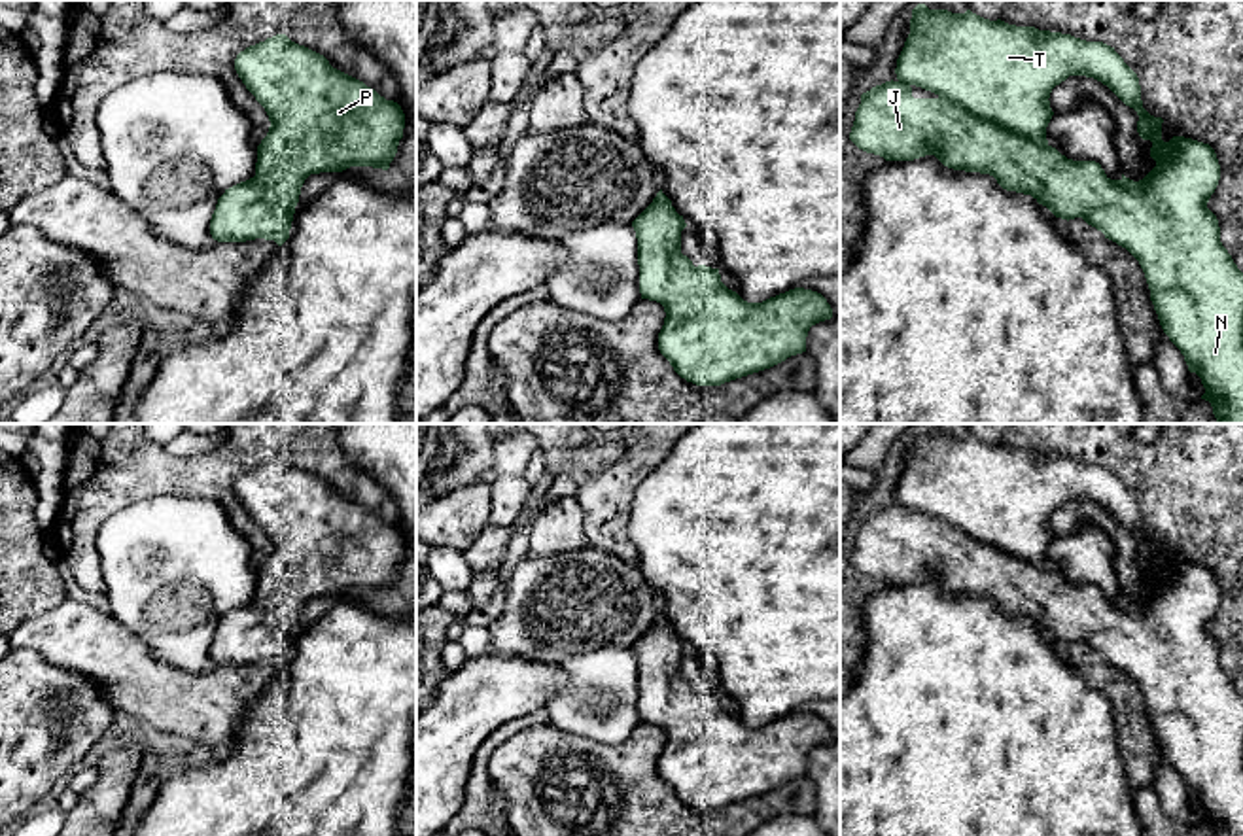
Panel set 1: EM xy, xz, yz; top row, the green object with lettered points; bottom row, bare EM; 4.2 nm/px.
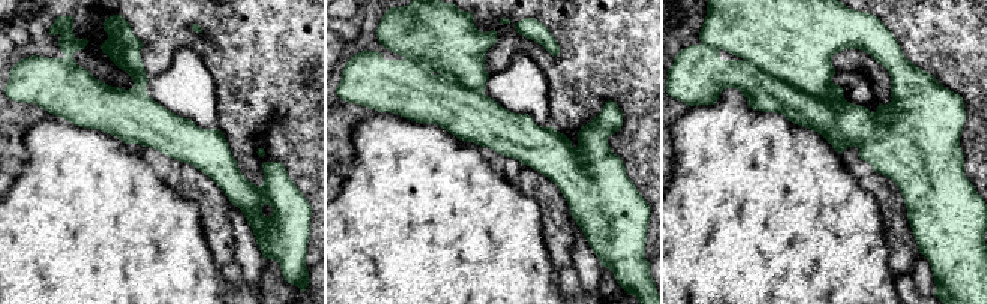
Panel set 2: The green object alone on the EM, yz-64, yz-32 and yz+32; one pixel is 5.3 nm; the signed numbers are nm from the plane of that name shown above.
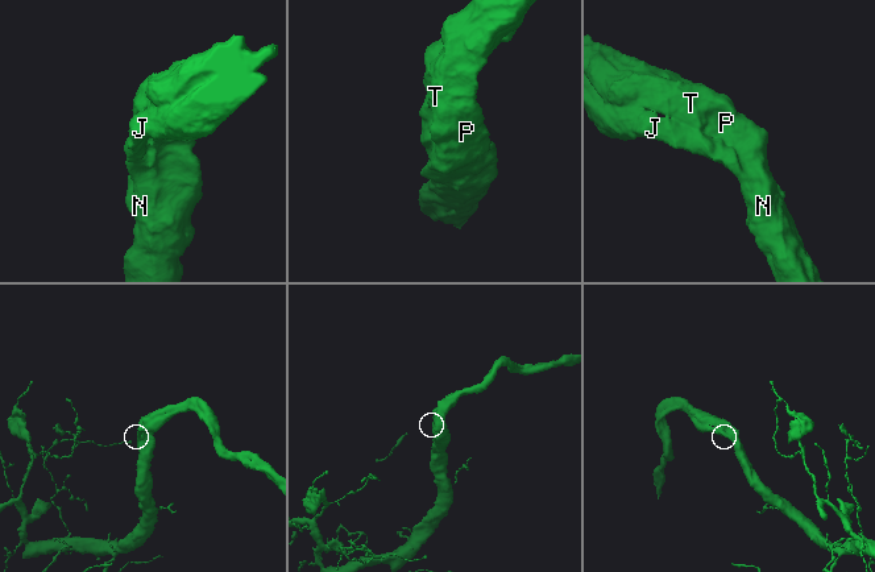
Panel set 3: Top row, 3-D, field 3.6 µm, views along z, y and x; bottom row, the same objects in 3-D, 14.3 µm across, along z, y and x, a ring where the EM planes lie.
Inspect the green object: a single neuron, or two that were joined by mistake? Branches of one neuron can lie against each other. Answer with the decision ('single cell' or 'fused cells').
single cell

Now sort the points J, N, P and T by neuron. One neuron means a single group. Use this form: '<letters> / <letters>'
J N P T

